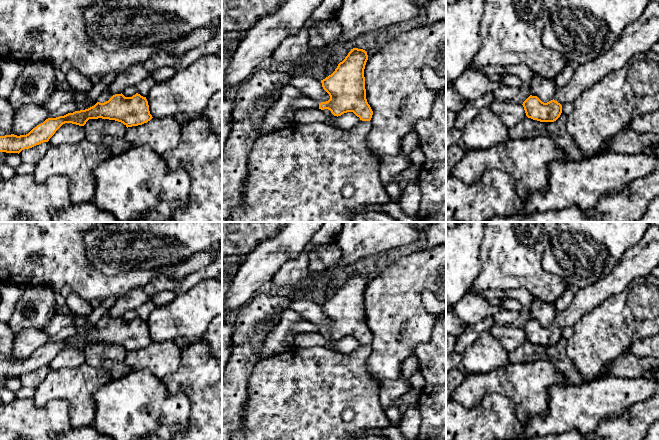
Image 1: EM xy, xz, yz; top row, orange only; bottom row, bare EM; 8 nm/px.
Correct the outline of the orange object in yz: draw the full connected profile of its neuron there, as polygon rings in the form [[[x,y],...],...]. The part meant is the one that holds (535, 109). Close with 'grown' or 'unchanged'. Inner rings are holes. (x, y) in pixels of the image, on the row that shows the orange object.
[[[649,1],[642,16],[627,25],[621,36],[603,54],[592,61],[574,66],[569,83],[556,90],[554,98],[544,103],[530,95],[523,107],[528,118],[554,122],[562,113],[562,105],[574,102],[580,94],[609,73],[621,69],[635,54],[651,50],[659,42],[659,3]]]; grown

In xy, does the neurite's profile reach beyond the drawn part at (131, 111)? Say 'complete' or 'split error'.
split error

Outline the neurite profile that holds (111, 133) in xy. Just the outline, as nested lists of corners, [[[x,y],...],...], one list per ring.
[[[89,119],[83,126],[85,139],[108,146],[112,156],[120,155],[132,145],[125,139],[126,125],[109,119]]]

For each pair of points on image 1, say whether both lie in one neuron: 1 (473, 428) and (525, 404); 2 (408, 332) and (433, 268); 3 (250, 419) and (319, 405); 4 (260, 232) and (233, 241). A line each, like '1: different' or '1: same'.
1: different
2: same
3: same
4: same

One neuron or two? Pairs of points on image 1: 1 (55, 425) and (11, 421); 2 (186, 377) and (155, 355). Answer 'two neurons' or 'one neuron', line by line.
1: one neuron
2: two neurons

